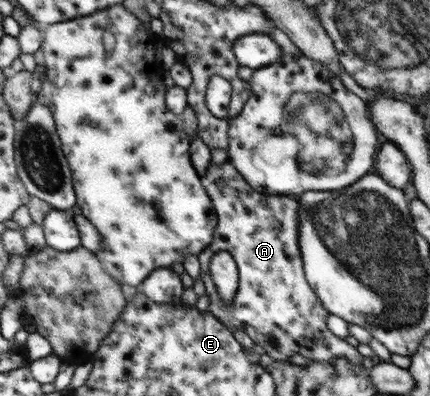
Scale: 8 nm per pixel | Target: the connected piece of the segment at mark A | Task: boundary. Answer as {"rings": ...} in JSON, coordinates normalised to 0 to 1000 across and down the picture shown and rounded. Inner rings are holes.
{"rings":[[[533,407],[507,417],[488,412],[470,444],[481,487],[491,487],[488,508],[500,508],[498,533],[509,538],[500,619],[456,644],[465,669],[460,694],[486,745],[481,785],[519,818],[563,831],[579,856],[616,884],[616,894],[656,914],[677,917],[670,902],[698,891],[716,909],[744,914],[798,902],[823,924],[865,917],[849,909],[828,876],[760,831],[760,783],[714,720],[702,682],[691,614],[693,513],[677,497],[609,490],[584,477]],[[505,452],[519,455],[519,470],[505,467]],[[507,634],[535,639],[553,677],[553,727],[530,773],[509,750],[484,682],[491,646]]]}

